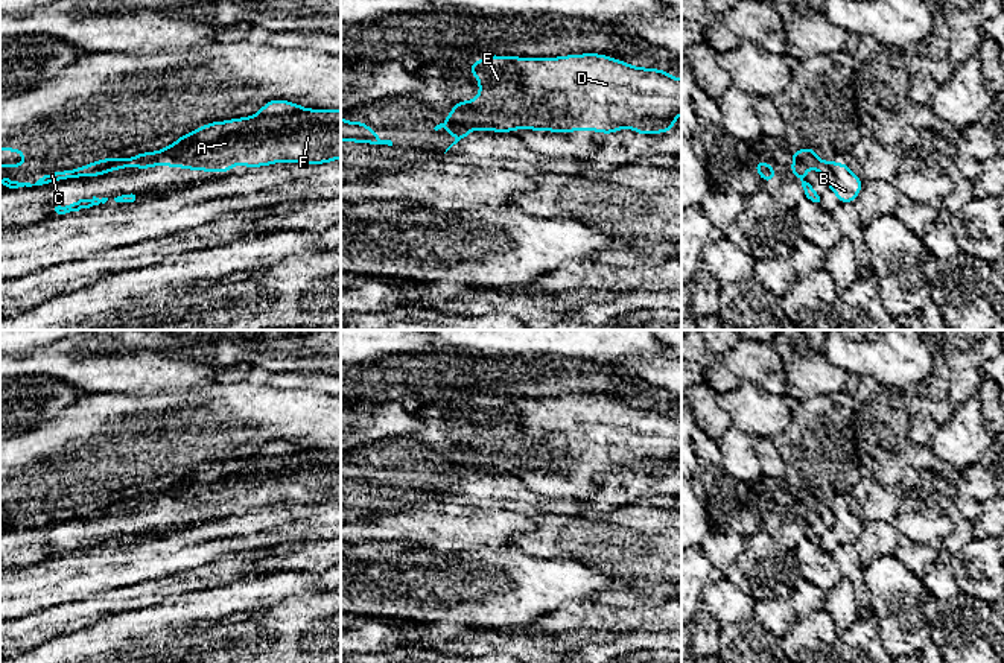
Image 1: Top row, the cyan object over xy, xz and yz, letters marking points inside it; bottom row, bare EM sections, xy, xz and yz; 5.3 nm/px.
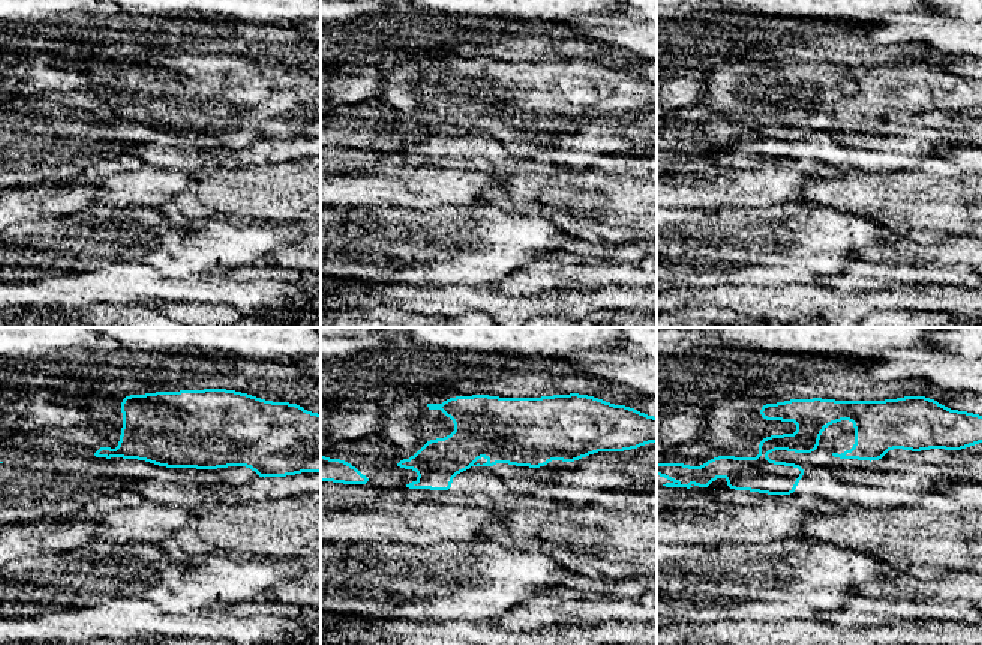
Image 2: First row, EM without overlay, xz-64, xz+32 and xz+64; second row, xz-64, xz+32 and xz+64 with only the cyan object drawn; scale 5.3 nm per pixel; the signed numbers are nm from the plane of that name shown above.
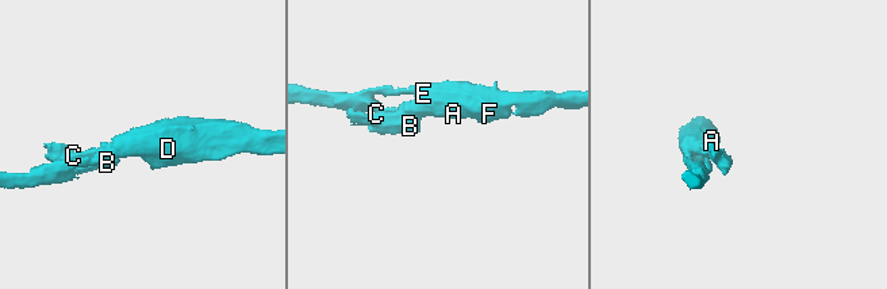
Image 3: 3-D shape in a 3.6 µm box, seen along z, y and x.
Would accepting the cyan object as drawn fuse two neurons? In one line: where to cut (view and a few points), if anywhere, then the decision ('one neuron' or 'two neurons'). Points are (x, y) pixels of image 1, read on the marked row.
cut xz (446, 119), (457, 125), (473, 126); two neurons

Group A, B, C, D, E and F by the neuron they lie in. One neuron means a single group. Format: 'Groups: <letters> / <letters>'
Groups: A D E F / B C

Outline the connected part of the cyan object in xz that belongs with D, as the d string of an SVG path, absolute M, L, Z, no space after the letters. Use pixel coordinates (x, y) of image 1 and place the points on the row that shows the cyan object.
M599 53L558 58L484 56L467 64L479 81L479 94L469 102L456 100L447 120L481 131L599 131L613 134L630 128L651 135L671 132L682 114L682 79L660 68L643 68Z

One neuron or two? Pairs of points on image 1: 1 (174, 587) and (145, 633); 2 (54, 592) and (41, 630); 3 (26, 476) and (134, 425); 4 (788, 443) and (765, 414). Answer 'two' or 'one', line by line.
1: two
2: two
3: one
4: two

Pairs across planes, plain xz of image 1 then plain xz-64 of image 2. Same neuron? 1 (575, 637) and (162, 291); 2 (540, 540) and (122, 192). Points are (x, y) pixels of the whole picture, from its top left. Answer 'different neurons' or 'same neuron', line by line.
1: same neuron
2: different neurons

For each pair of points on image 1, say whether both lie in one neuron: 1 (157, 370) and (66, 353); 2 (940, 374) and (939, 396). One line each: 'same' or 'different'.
1: same
2: same

